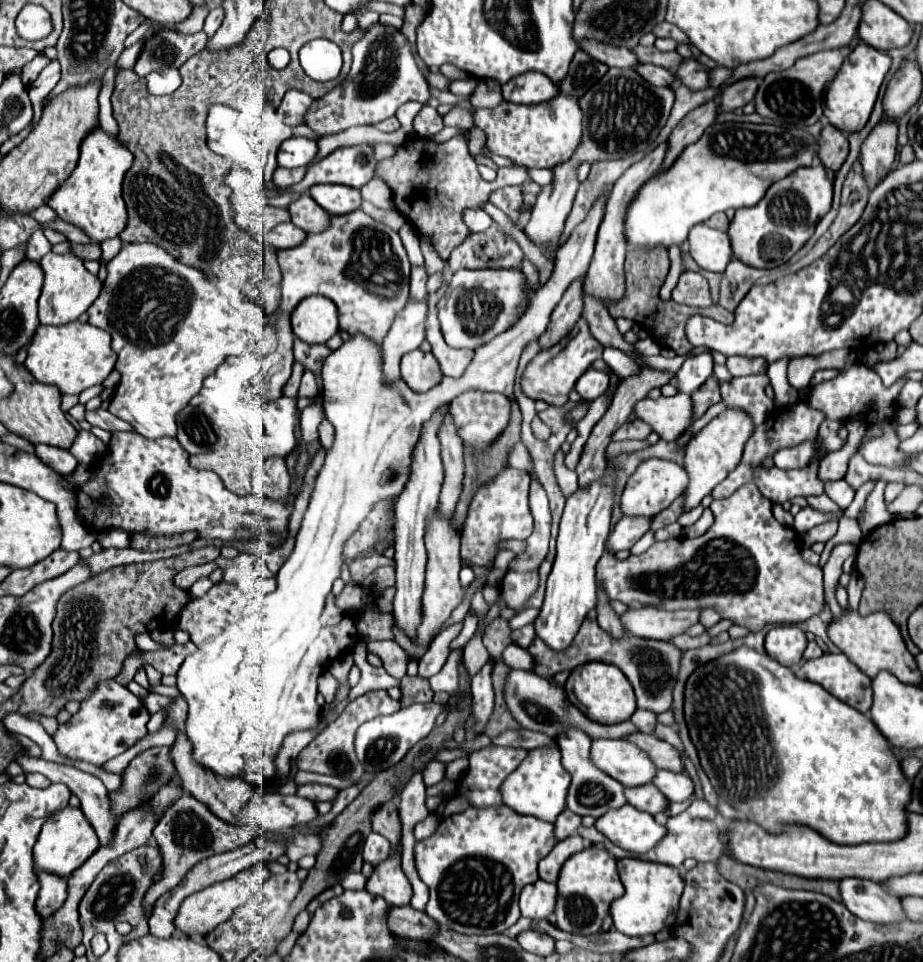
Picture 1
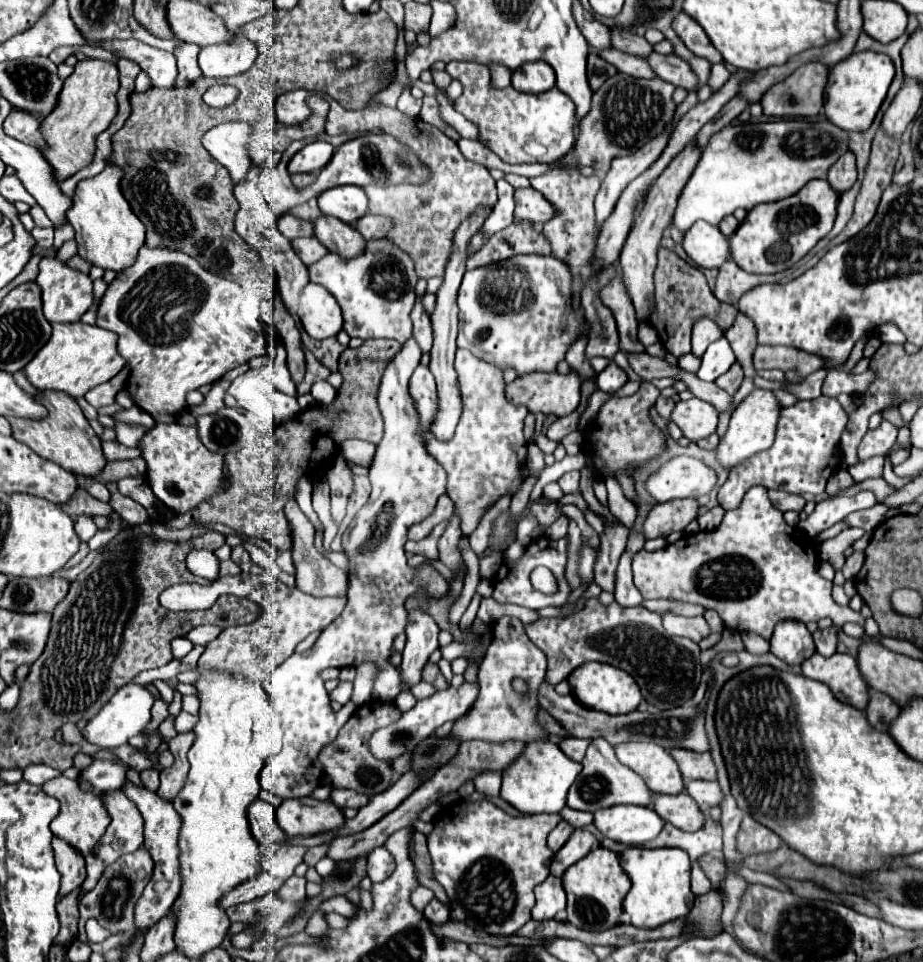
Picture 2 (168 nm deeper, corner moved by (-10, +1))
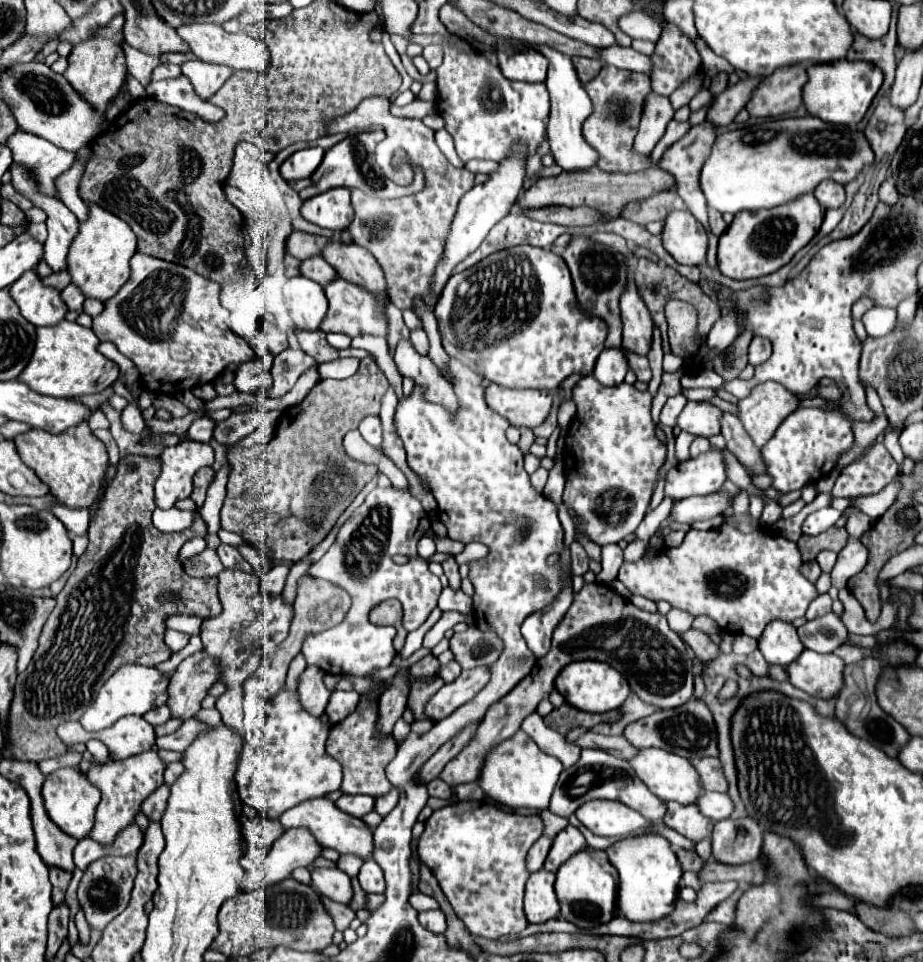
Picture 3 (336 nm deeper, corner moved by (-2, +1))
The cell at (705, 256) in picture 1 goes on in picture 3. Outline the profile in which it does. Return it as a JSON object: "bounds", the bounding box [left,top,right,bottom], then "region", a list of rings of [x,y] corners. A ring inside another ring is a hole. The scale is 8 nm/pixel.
{"bounds":[663,211,707,265],"region":[[[671,211],[663,225],[663,247],[681,265],[701,265],[707,253],[707,233],[691,211]]]}

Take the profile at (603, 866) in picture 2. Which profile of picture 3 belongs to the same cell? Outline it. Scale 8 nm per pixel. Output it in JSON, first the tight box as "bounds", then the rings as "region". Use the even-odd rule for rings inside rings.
{"bounds":[555,847,617,929],"region":[[[585,847],[567,865],[557,871],[555,893],[561,905],[561,915],[579,929],[595,929],[615,917],[617,909],[617,869],[609,865],[605,851]]]}

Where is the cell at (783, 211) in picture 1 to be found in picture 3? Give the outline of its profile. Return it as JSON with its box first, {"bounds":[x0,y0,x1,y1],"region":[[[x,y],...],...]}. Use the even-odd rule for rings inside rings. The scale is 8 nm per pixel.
{"bounds":[717,195,823,279],"region":[[[813,195],[799,197],[787,205],[763,211],[741,211],[735,215],[727,231],[719,237],[717,267],[731,279],[753,279],[769,275],[787,265],[793,255],[803,249],[819,231],[823,209]]]}

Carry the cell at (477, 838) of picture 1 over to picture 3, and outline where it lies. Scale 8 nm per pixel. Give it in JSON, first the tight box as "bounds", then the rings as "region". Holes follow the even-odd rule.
{"bounds":[417,801,543,939],"region":[[[459,801],[433,811],[425,821],[417,851],[471,935],[499,939],[517,935],[529,925],[523,913],[523,893],[529,879],[525,857],[541,833],[543,821],[537,815],[503,813],[481,801]]]}

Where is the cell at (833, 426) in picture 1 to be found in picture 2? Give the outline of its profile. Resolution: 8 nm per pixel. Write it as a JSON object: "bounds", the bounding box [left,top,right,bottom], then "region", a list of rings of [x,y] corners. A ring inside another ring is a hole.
{"bounds":[857,419,899,461],"region":[[[885,419],[881,421],[881,425],[877,429],[873,429],[873,431],[869,429],[857,449],[860,461],[865,461],[867,457],[873,457],[873,455],[885,455],[891,449],[891,445],[895,443],[897,431],[899,429]]]}

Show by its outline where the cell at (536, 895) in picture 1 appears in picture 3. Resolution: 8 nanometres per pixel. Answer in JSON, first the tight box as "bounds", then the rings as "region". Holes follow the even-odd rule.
{"bounds":[525,869,559,923],"region":[[[541,869],[527,879],[525,913],[529,923],[545,923],[559,915],[559,903],[553,891],[555,875]]]}

